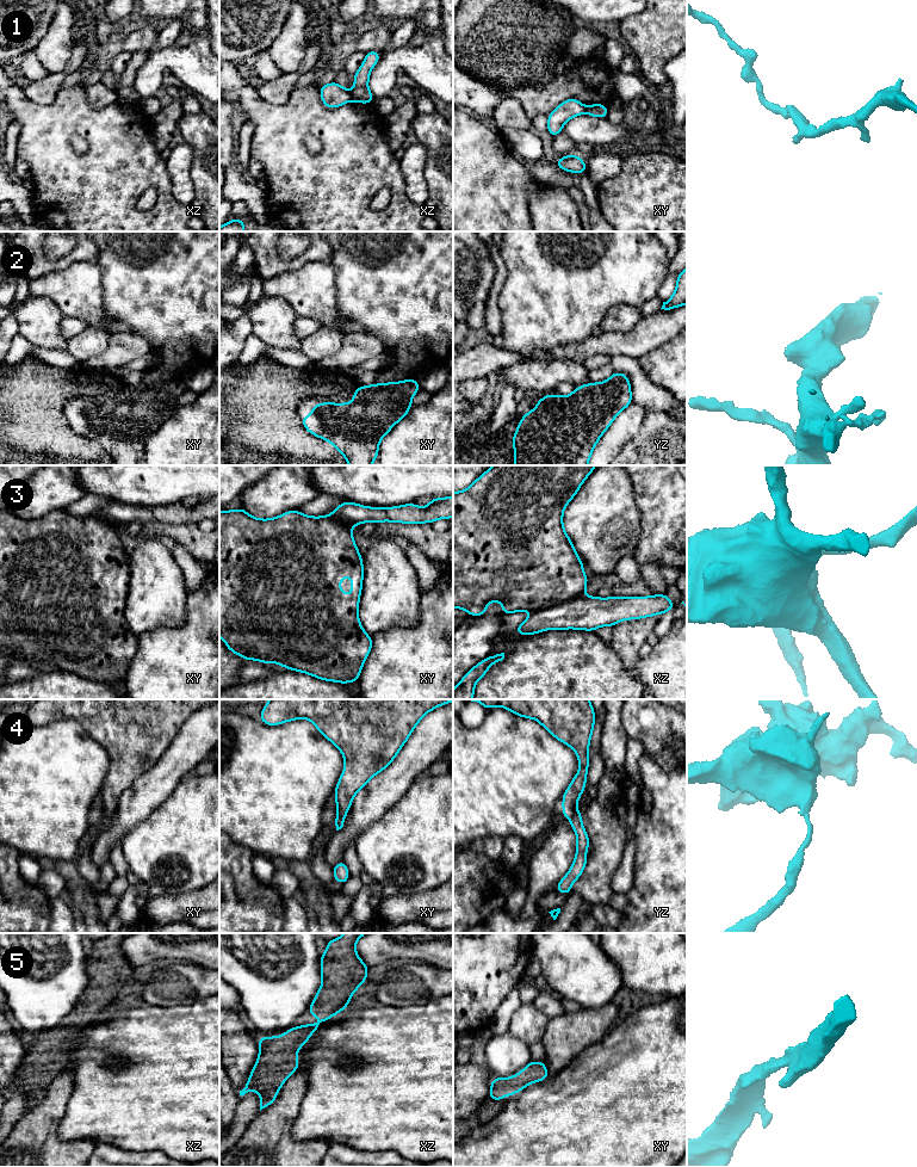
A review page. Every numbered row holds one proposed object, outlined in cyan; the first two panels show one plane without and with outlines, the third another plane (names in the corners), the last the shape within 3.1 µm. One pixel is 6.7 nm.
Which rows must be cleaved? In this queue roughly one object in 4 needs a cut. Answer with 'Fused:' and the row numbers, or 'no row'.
Fused: 1, 3, 4

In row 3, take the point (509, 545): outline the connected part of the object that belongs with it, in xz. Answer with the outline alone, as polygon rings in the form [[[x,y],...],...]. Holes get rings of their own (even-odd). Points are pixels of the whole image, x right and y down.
[[[494,465],[463,492],[453,492],[453,607],[467,611],[469,616],[484,616],[490,601],[501,601],[503,615],[518,611],[540,611],[583,595],[588,578],[571,539],[563,527],[563,512],[582,483],[597,465]]]

